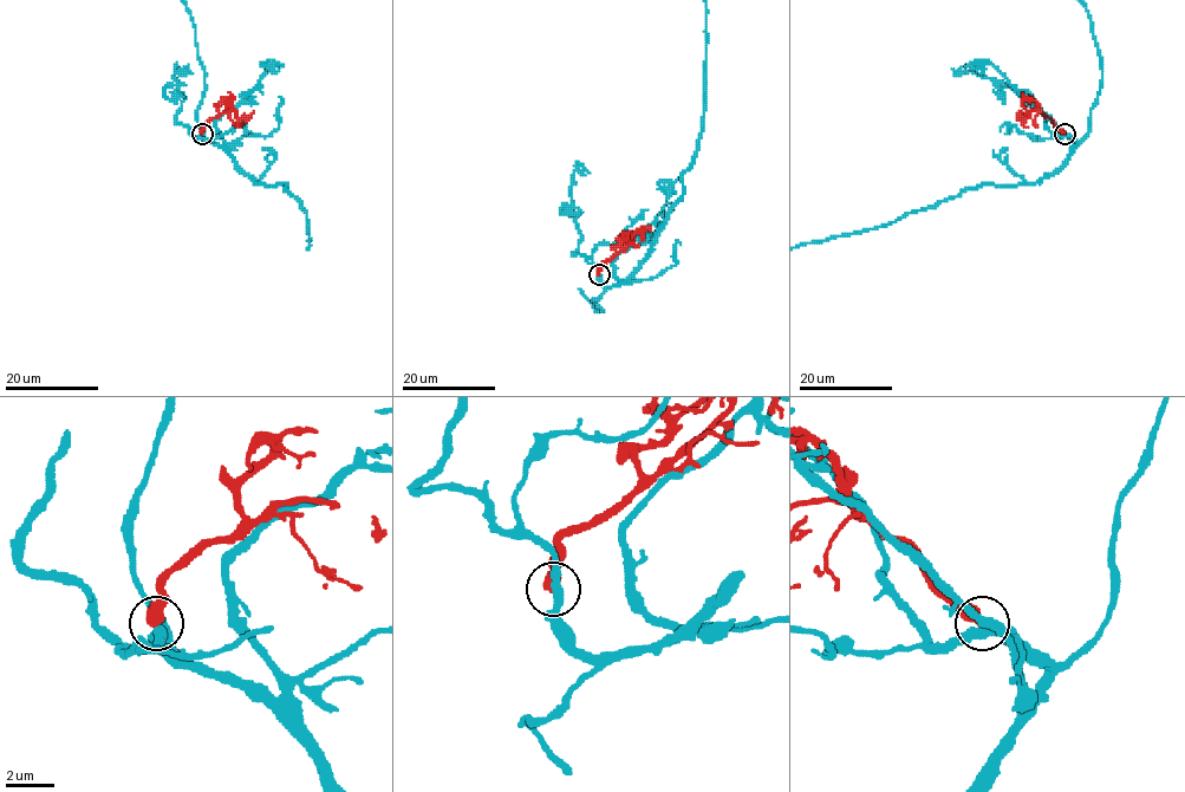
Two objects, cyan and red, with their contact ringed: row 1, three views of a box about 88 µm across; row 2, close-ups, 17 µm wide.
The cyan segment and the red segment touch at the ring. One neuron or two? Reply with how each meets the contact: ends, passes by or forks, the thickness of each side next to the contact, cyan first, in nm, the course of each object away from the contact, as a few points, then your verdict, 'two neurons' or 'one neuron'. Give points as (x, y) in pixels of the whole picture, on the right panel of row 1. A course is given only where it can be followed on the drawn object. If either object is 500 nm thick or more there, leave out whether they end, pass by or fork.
calibres 280 and 500 nm; course cyan (1065, 135), (1080, 141), (1089, 132), (1089, 110), (1100, 88), (1101, 70), (1089, 13); course red (1065, 134), (1037, 110), (1027, 111), (1023, 123), (1029, 112); two neurons

